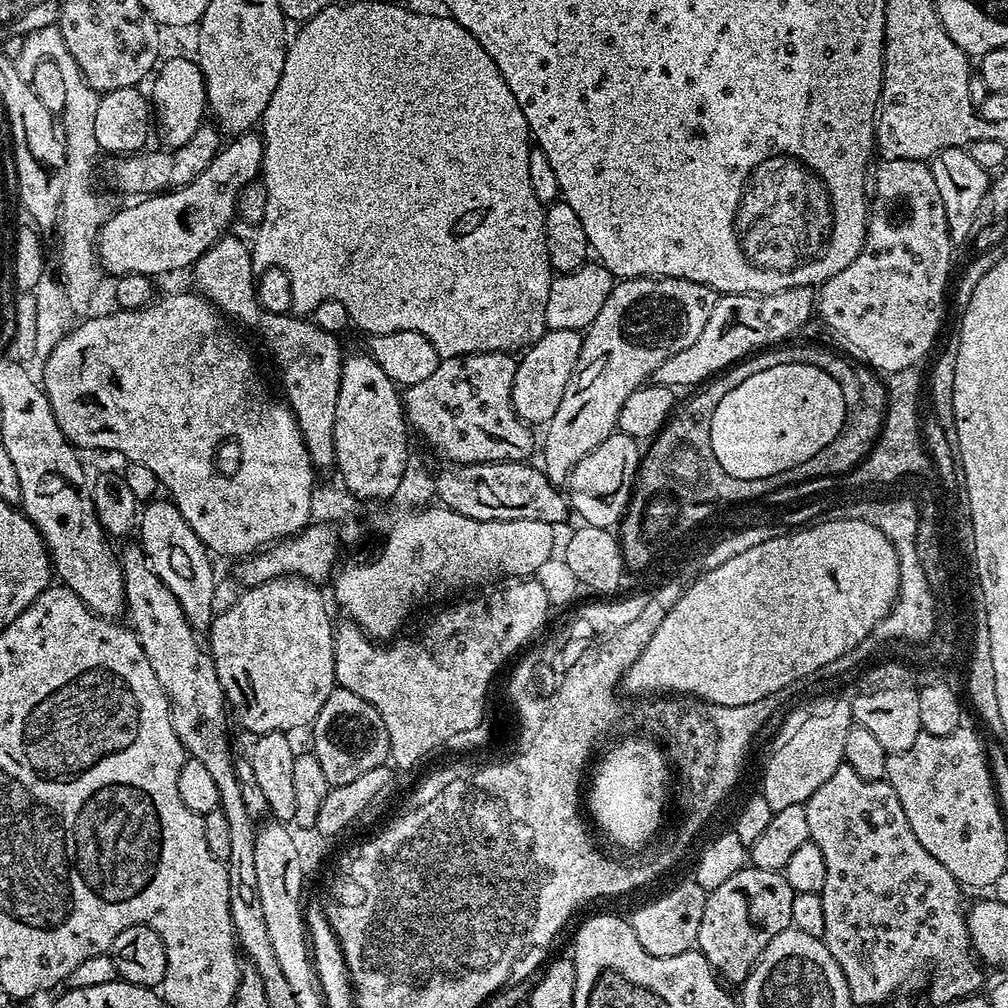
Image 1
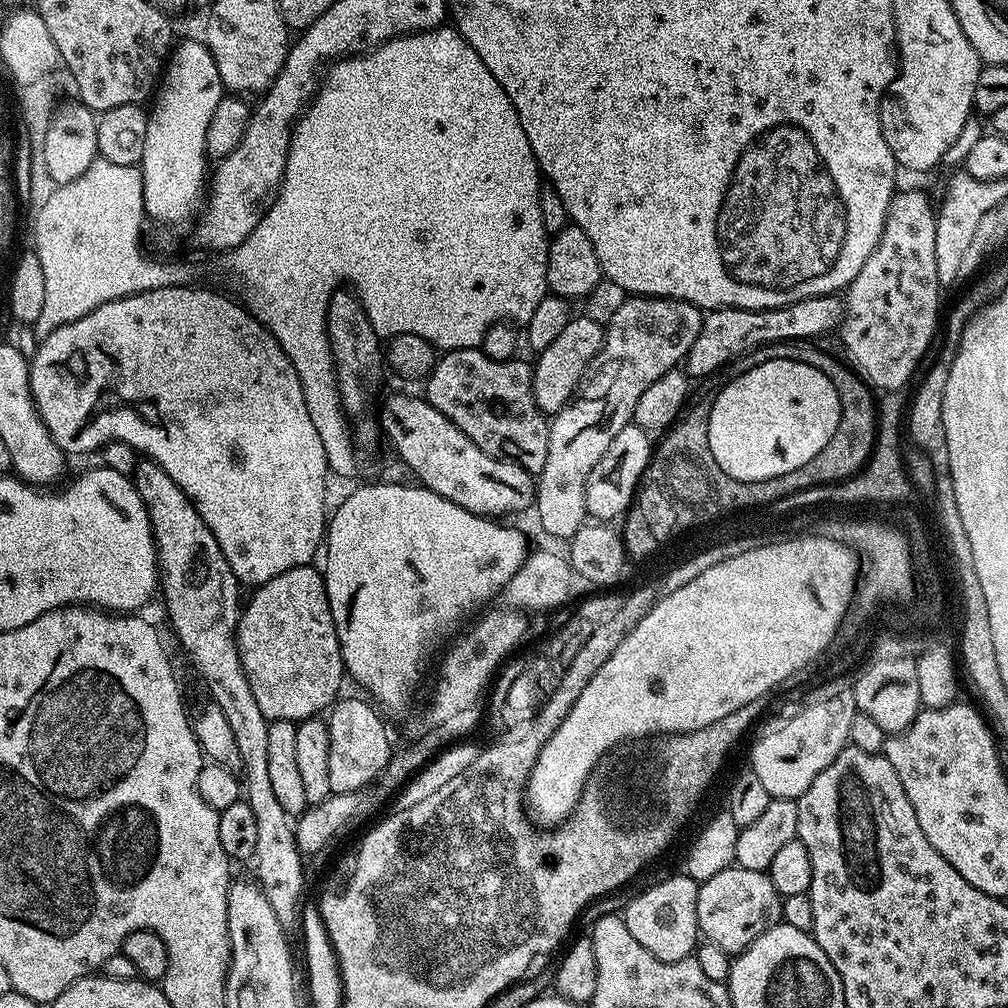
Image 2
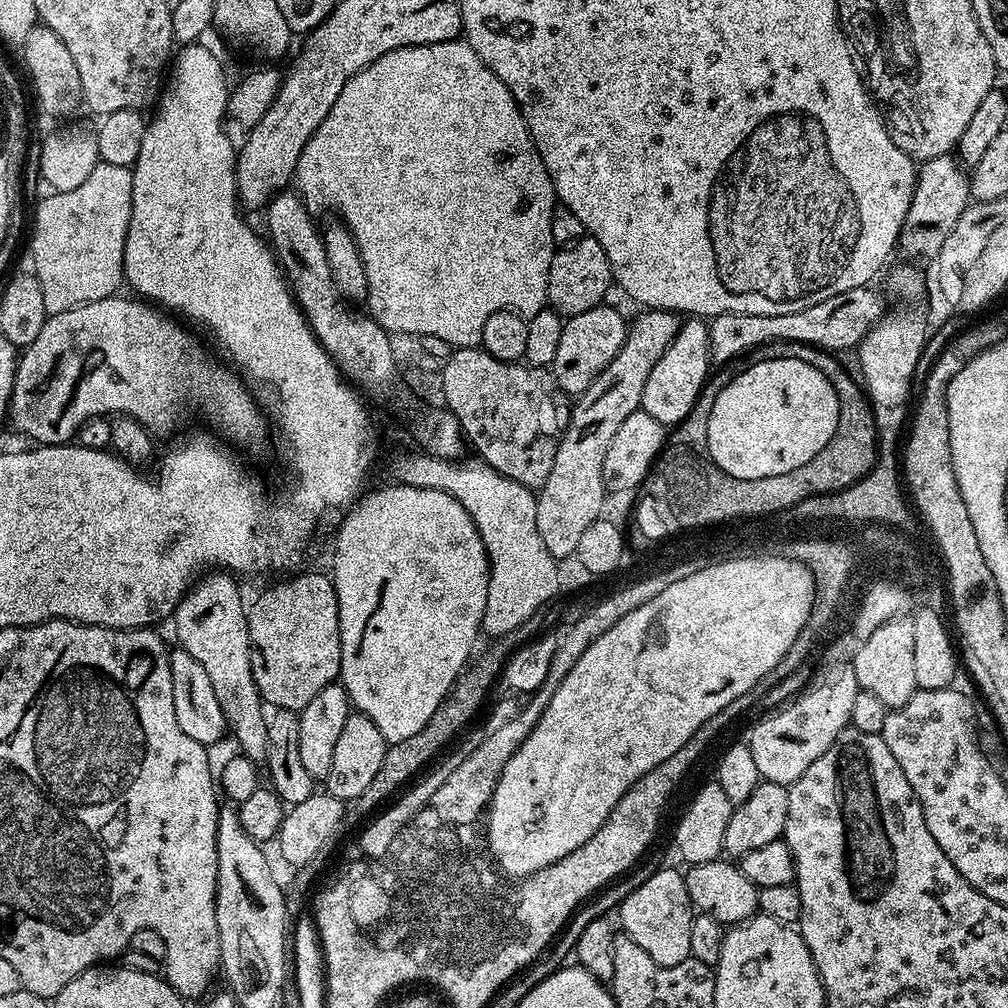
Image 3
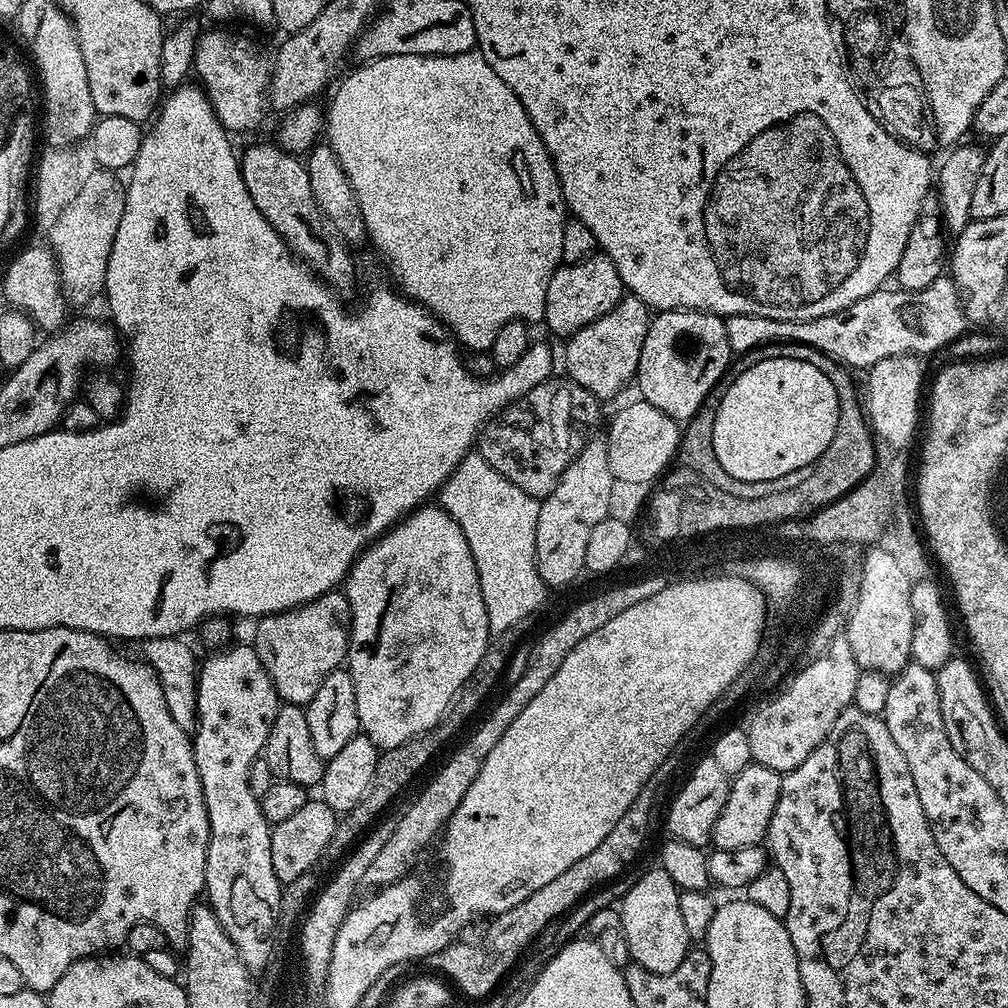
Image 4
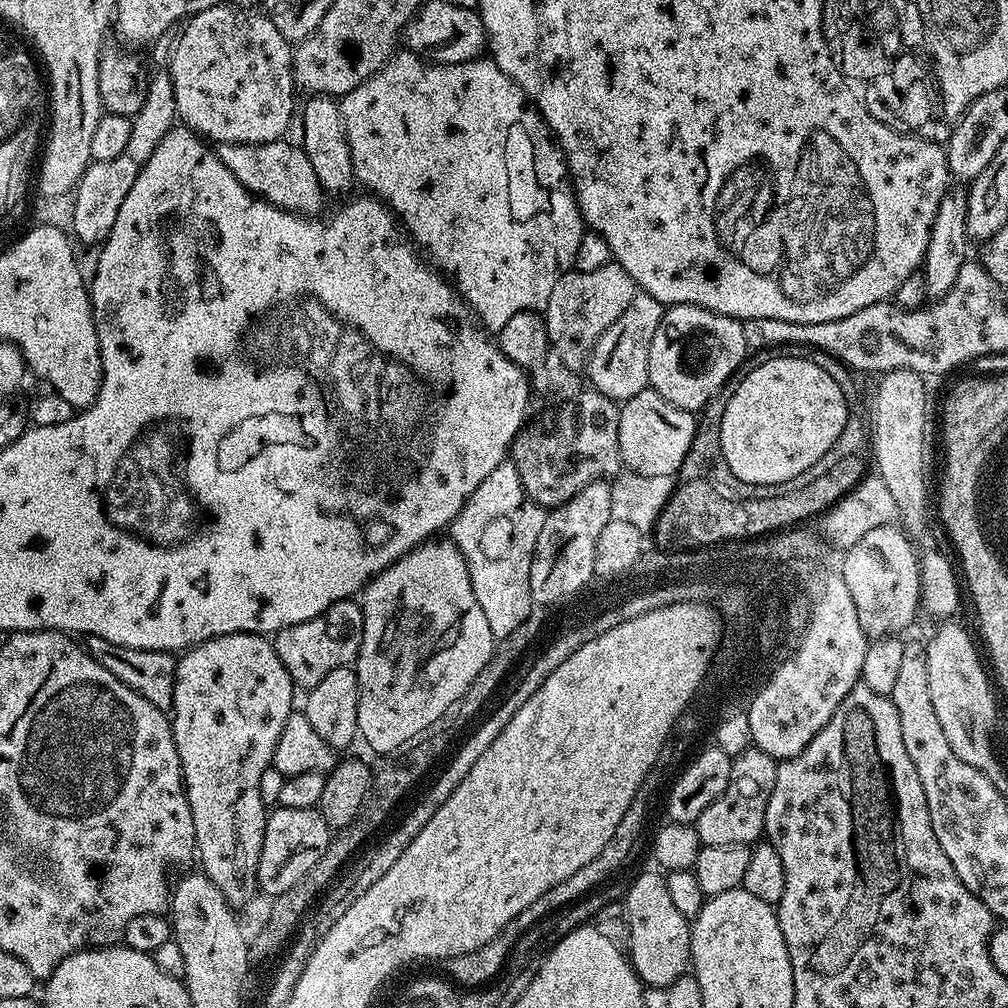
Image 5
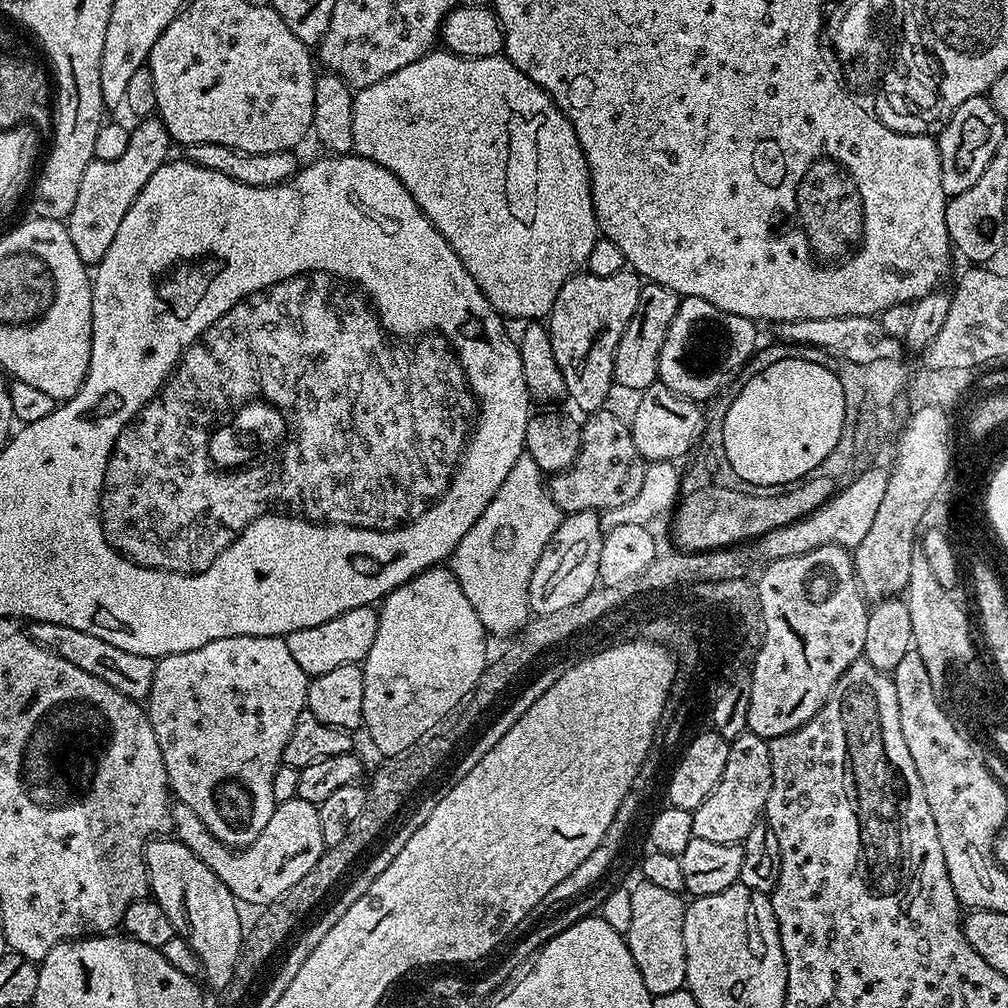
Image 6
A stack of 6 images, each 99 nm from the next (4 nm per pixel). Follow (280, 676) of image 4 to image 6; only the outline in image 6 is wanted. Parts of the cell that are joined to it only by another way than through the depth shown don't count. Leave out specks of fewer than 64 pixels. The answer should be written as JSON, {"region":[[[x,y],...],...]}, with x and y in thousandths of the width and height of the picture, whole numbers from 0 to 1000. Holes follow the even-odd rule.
{"region":[[[355,601],[351,605],[343,605],[335,613],[327,613],[327,617],[319,617],[319,621],[308,621],[282,632],[288,645],[288,653],[300,661],[306,672],[318,671],[335,661],[357,659],[363,653],[367,641],[371,639],[374,625],[374,604],[369,601]]]}

